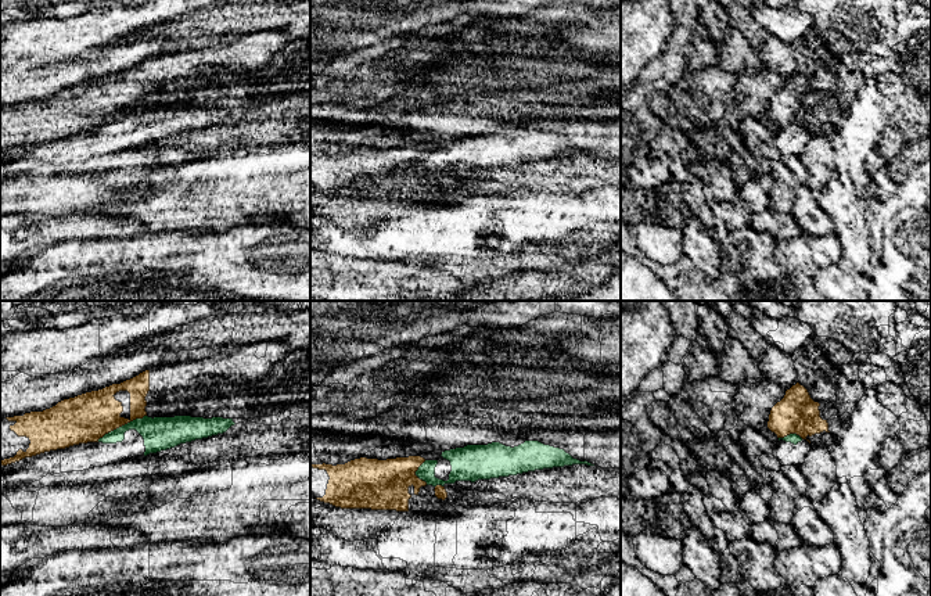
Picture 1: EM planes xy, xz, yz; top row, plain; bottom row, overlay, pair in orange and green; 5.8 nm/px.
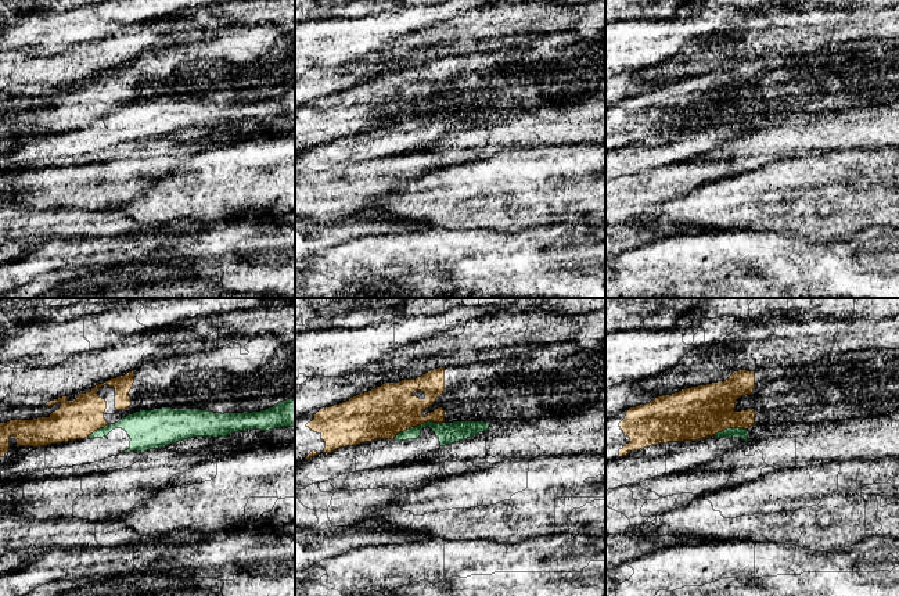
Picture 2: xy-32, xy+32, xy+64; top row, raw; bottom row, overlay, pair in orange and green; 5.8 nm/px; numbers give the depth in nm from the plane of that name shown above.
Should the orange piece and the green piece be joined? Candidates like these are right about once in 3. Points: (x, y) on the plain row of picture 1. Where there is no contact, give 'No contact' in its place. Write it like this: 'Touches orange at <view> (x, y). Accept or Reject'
Touches orange at xy (121, 115). Reject

